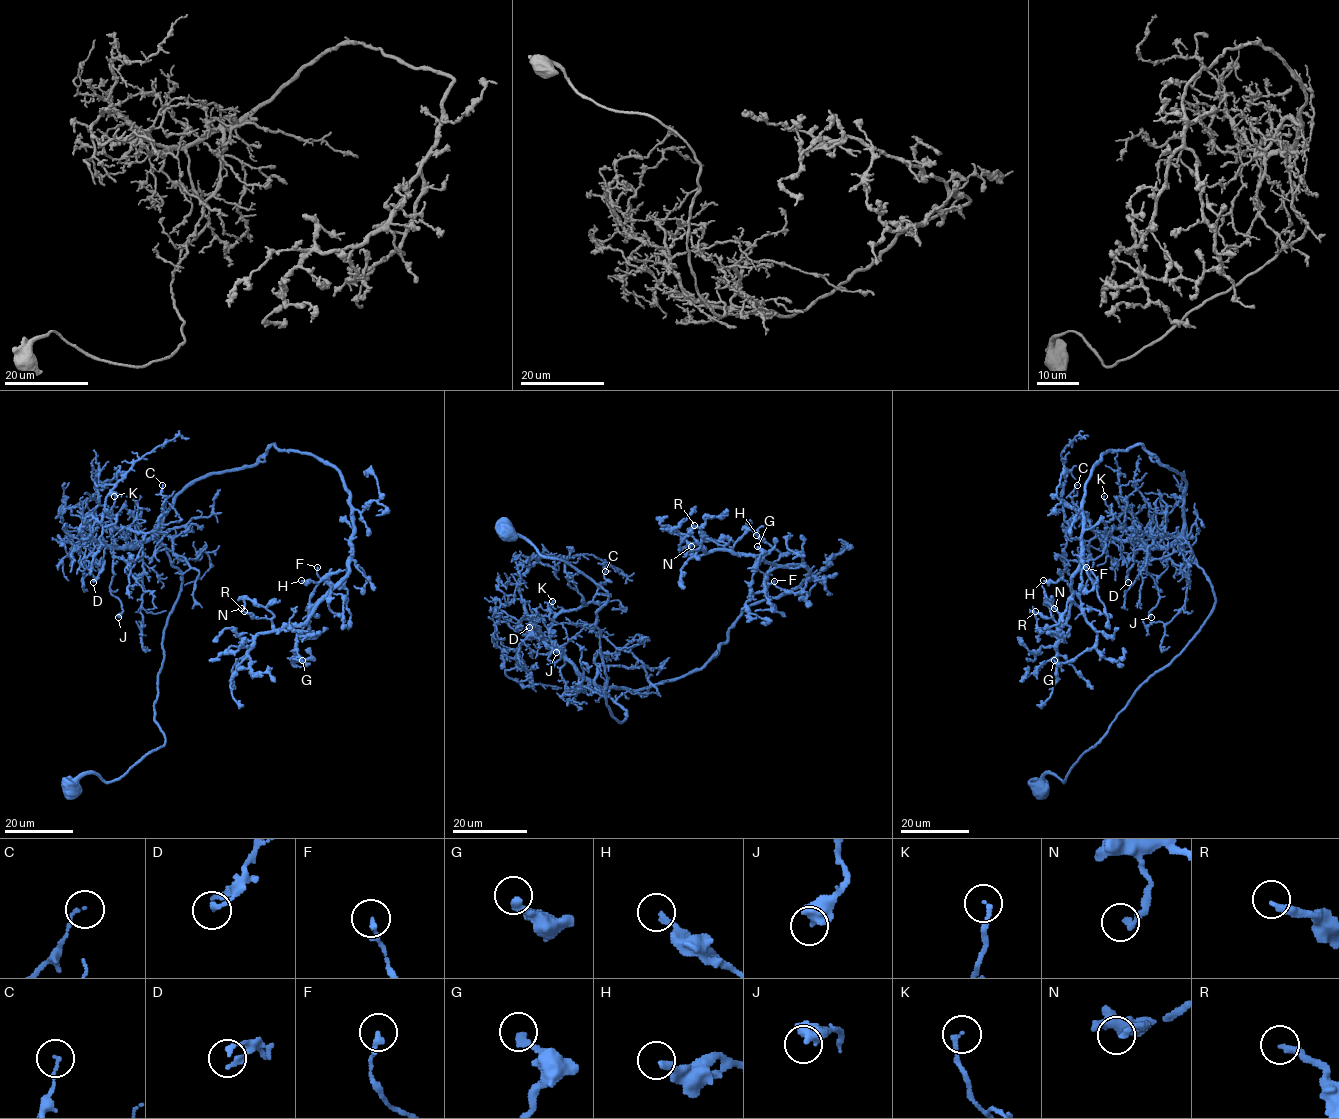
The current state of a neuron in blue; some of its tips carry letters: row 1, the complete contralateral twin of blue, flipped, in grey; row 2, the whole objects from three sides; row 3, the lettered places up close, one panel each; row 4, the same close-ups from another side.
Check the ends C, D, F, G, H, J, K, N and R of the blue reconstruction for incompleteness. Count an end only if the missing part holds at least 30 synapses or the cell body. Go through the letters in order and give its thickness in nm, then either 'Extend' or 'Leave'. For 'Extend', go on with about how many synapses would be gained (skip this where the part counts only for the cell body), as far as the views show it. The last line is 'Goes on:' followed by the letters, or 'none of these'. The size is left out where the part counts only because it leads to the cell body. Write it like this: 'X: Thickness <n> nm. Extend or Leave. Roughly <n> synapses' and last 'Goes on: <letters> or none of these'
C: Thickness 120 nm. Leave
D: Thickness 170 nm. Leave
F: Thickness 200 nm. Leave
G: Thickness 280 nm. Leave
H: Thickness 240 nm. Leave
J: Thickness 480 nm. Leave
K: Thickness 160 nm. Leave
N: Thickness 200 nm. Leave
R: Thickness 240 nm. Leave
Goes on: none of these

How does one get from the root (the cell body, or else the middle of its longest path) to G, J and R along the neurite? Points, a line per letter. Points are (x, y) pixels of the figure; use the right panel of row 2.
G: (1040, 788), (1215, 602), (1185, 482), (1141, 444), (1086, 485), (1071, 592), (1096, 644), (1054, 660)
J: (1040, 788), (1048, 773), (1065, 780), (1211, 612), (1209, 578), (1183, 538), (1147, 552), (1160, 596), (1151, 617)
R: (1040, 788), (1211, 612), (1183, 478), (1141, 444), (1105, 452), (1086, 485), (1069, 617), (1058, 629), (1035, 611)

